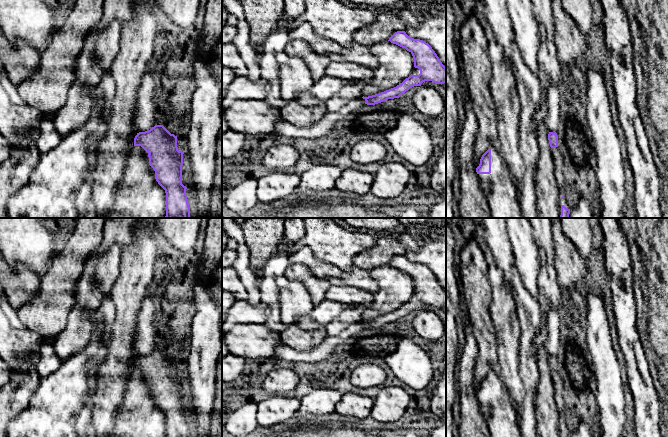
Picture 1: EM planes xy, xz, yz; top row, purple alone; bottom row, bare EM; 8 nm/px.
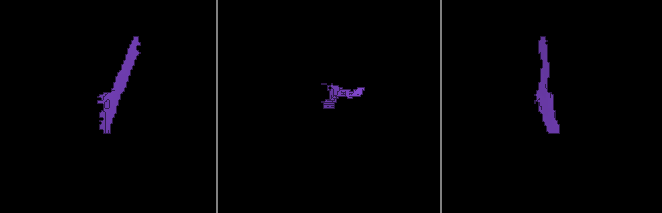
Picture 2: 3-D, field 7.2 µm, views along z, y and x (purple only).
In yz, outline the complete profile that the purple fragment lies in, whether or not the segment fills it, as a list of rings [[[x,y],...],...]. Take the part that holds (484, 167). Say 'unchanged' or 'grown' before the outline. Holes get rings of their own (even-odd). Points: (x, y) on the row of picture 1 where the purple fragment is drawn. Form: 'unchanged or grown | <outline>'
grown | [[[491,146],[482,155],[476,172],[483,192],[487,193],[491,218],[524,218],[516,185],[496,146]]]

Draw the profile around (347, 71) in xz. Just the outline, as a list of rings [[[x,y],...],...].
[[[334,62],[325,71],[325,75],[347,82],[358,80],[369,84],[374,77],[374,70],[352,62]]]

